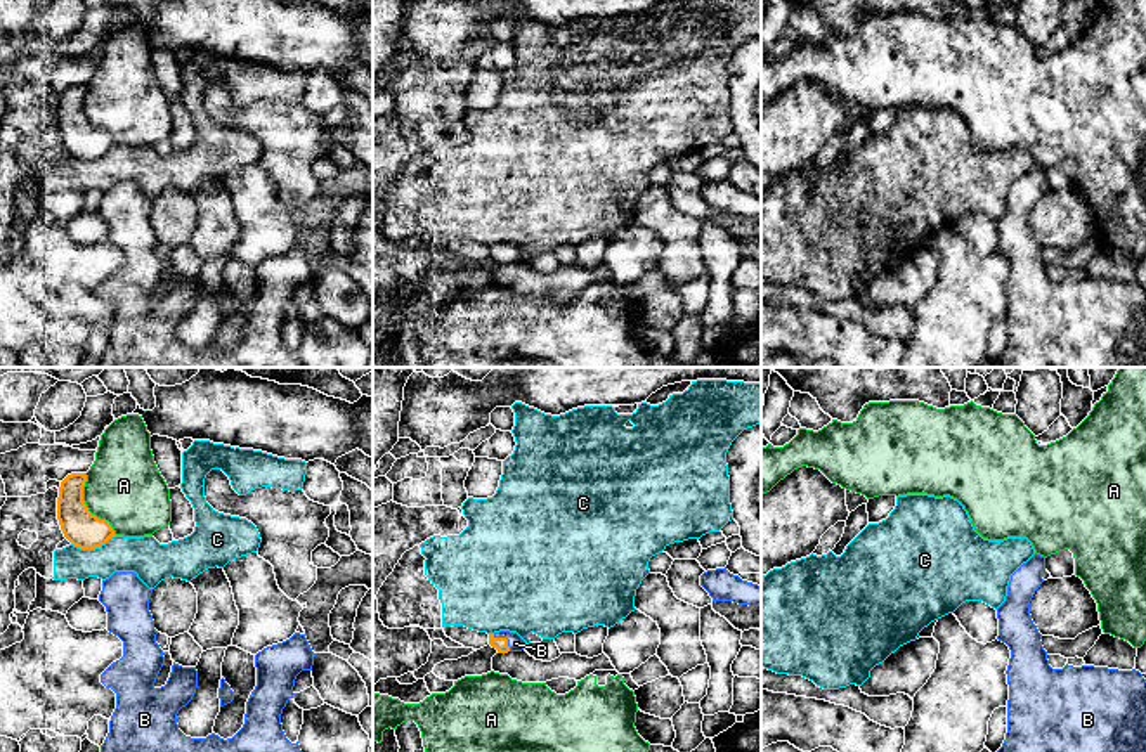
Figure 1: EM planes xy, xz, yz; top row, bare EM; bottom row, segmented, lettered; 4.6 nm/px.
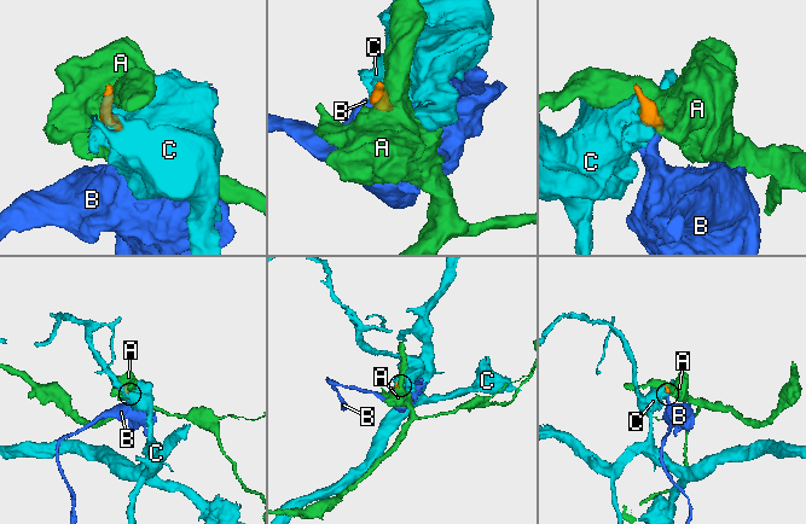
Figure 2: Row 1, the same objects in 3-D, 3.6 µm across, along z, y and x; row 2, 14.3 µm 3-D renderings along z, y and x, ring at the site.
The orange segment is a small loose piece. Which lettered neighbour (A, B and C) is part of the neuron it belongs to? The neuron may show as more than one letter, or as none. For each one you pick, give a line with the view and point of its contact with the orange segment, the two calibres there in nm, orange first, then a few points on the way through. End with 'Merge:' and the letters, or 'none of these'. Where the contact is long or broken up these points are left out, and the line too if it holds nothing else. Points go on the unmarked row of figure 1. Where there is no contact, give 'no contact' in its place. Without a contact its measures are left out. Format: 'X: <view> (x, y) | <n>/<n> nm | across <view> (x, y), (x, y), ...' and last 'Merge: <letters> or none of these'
B: xz (505, 250) | 60/70 nm | across xz (500, 255), (505, 250), (515, 255)
Merge: B

